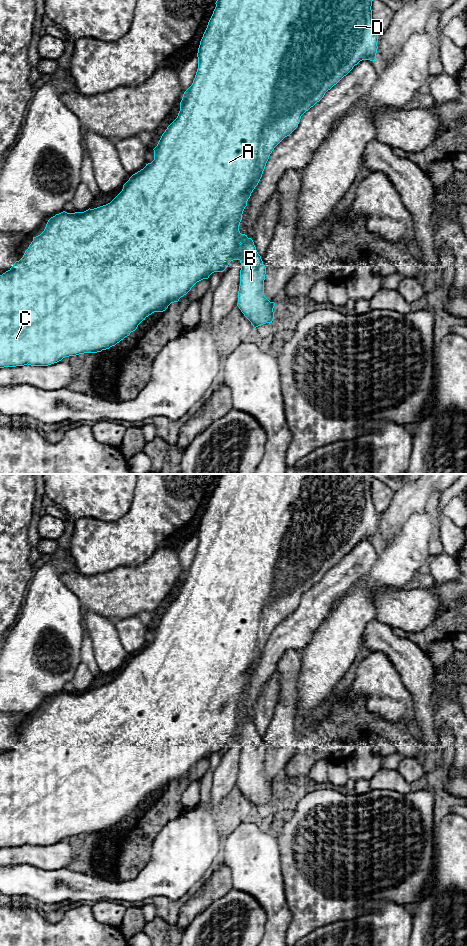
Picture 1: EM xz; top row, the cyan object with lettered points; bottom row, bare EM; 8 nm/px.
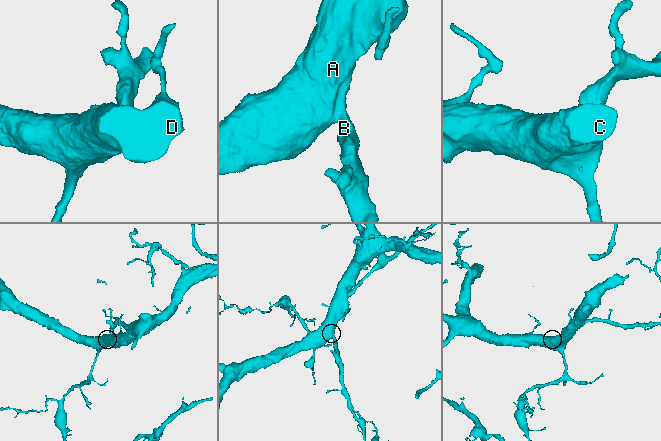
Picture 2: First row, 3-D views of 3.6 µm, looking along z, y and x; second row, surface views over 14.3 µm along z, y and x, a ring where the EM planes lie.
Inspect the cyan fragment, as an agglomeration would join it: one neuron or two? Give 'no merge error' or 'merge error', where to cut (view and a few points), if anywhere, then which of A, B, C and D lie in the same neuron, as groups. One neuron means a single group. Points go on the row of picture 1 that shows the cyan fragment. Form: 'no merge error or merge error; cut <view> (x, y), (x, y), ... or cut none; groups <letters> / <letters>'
no merge error; cut none; groups A B C D

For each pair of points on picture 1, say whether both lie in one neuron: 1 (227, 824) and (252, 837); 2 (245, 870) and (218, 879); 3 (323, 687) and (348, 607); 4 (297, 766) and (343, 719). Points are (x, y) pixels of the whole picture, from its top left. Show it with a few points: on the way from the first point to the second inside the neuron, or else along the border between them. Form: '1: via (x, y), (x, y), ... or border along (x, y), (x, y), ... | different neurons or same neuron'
1: border along (243, 820), (224, 840) | different neurons
2: border along (223, 863), (230, 869), (233, 887) | different neurons
3: via (323, 667), (324, 660), (330, 653), (343, 627) | same neuron
4: via (308, 752), (312, 746), (312, 739), (329, 725) | same neuron

